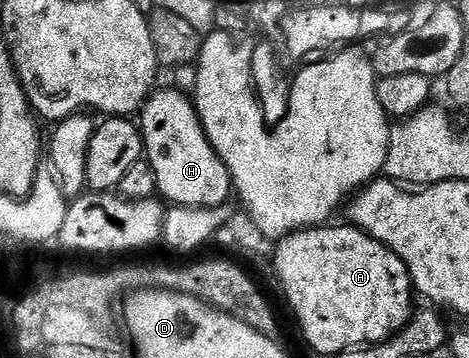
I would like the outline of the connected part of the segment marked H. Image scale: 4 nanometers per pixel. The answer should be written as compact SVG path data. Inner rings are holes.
M167 87L161 93L153 92L139 110L138 124L144 137L146 159L154 167L154 175L158 179L158 193L165 202L173 201L173 206L186 209L215 209L216 206L225 204L229 200L228 196L233 196L234 186L230 171L209 143L200 116L196 114L195 104L183 92L172 87Z

